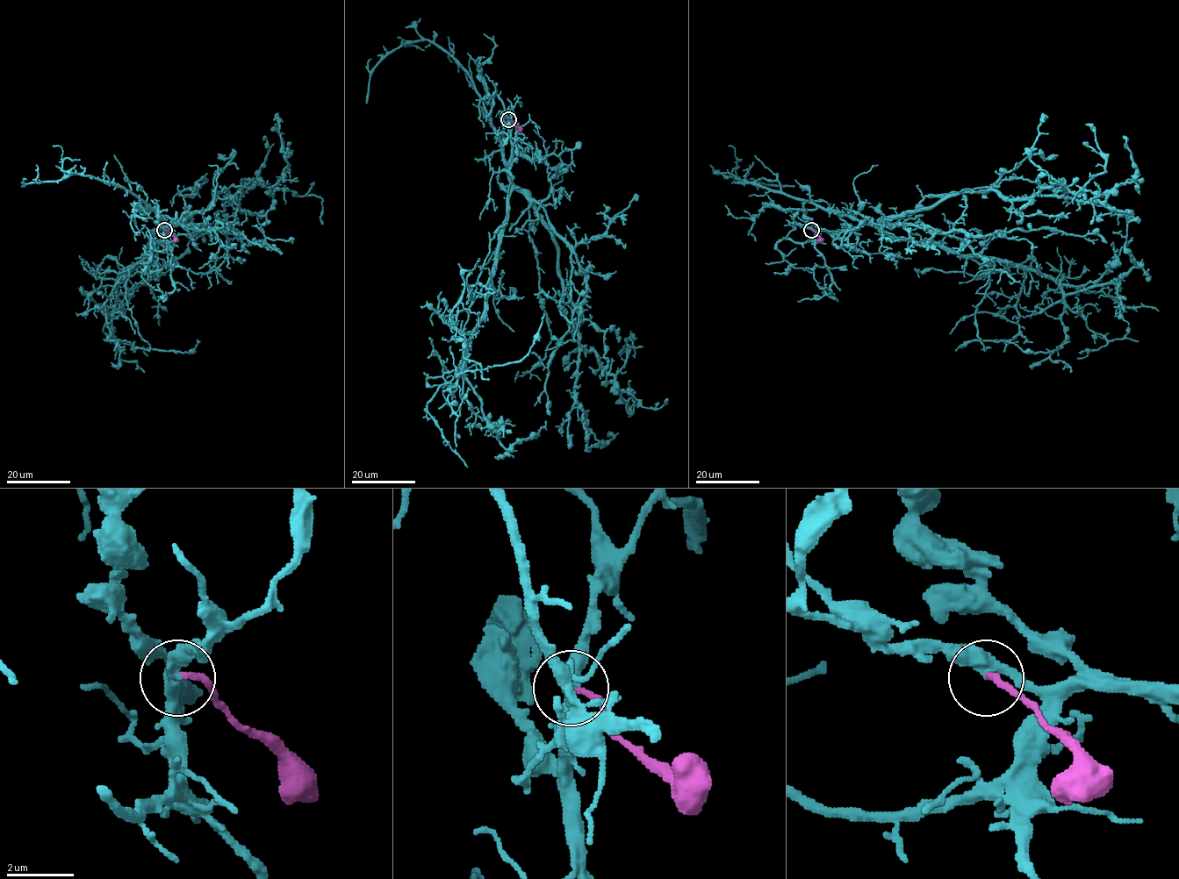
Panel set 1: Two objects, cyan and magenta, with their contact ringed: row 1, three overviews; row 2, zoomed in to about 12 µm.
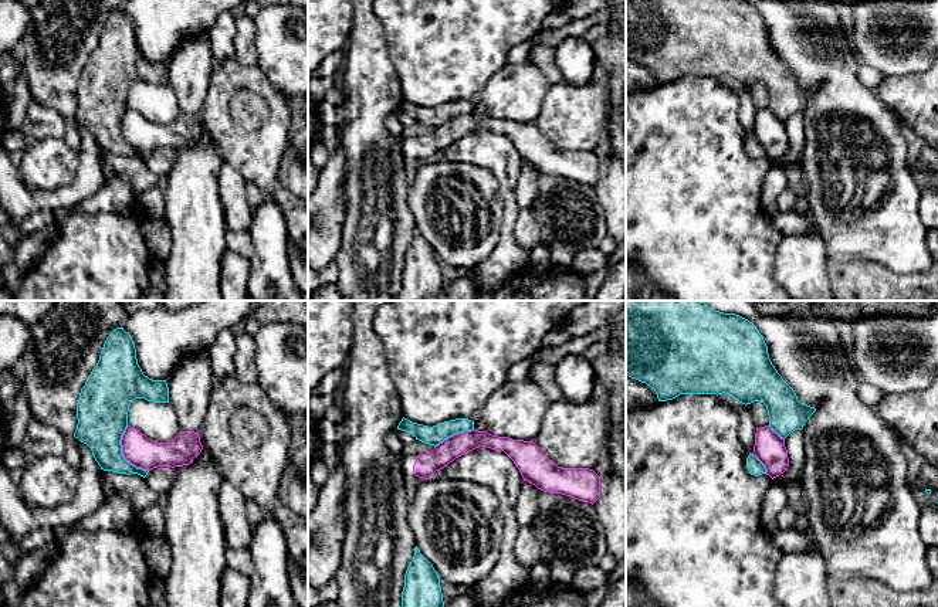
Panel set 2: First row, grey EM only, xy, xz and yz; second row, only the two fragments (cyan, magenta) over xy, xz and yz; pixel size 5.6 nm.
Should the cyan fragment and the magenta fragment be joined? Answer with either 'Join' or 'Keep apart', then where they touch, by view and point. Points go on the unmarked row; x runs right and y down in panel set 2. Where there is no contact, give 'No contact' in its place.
Keep apart. Touches cyan at xy (122, 136)

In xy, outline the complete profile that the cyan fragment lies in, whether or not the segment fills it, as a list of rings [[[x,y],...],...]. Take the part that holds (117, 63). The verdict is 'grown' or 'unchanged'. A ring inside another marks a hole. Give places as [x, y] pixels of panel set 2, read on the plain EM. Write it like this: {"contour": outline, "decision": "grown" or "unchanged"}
{"contour": [[[123,10],[106,20],[96,48],[81,71],[74,119],[87,126],[104,153],[148,157],[125,142],[121,122],[135,81],[169,85],[166,62],[152,62],[138,47],[135,26]]], "decision": "unchanged"}

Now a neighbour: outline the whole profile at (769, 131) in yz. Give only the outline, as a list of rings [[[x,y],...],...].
[[[769,108],[756,111],[754,135],[766,150],[766,157],[772,162],[779,159],[789,149],[785,122],[780,121]]]

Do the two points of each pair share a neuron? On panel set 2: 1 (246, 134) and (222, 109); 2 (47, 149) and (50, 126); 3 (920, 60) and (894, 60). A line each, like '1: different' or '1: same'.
1: same
2: different
3: same

